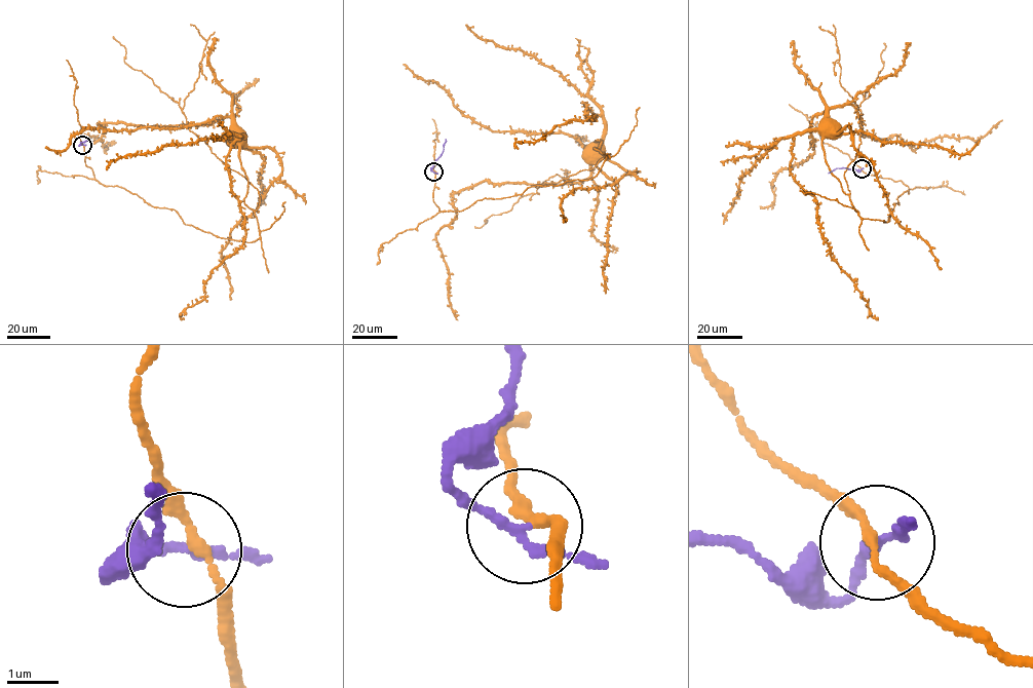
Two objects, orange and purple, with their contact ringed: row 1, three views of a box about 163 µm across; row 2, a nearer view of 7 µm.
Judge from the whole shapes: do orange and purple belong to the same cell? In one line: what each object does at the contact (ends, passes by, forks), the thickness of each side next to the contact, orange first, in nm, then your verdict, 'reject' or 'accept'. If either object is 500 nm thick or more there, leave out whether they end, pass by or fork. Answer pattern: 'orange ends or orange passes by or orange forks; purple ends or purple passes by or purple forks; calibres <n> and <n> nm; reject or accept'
orange passes by; purple passes by; calibres 170 and 150 nm; reject

